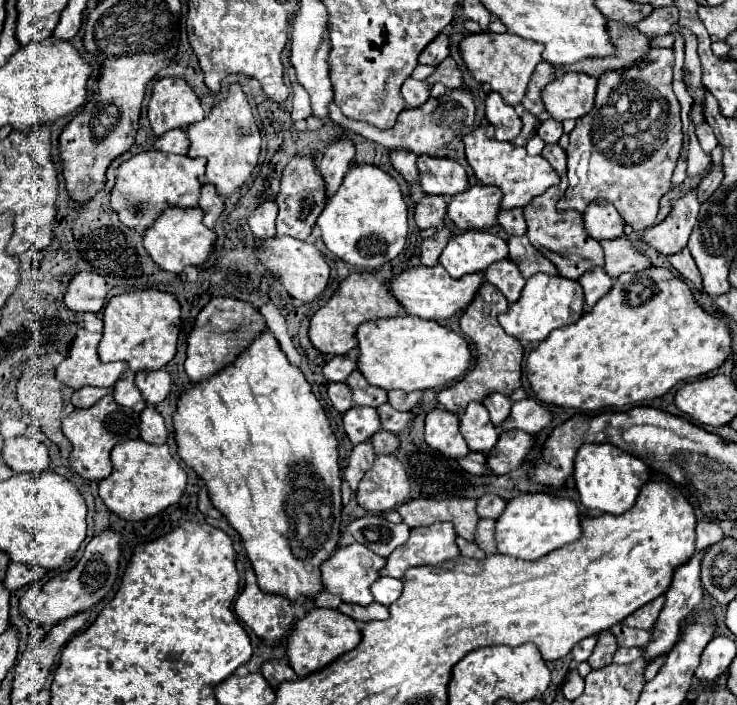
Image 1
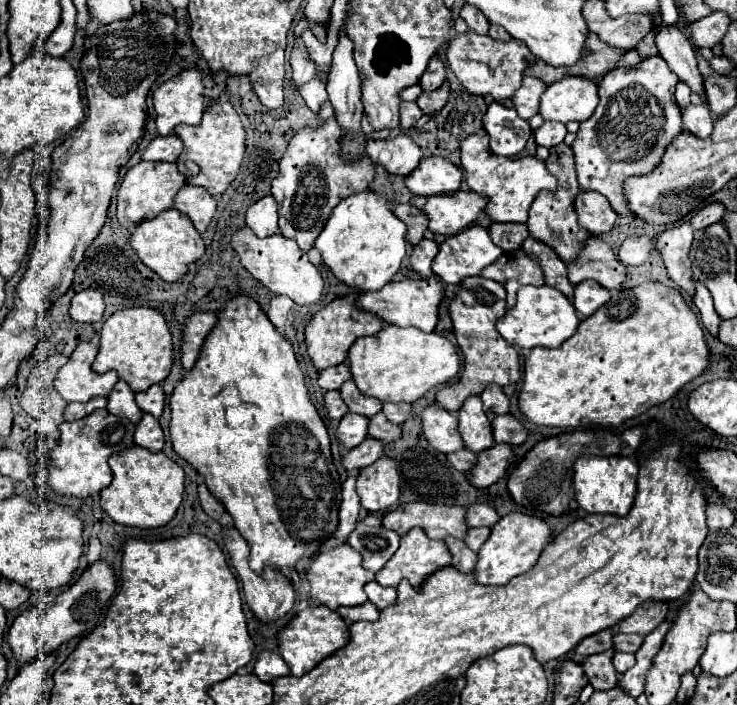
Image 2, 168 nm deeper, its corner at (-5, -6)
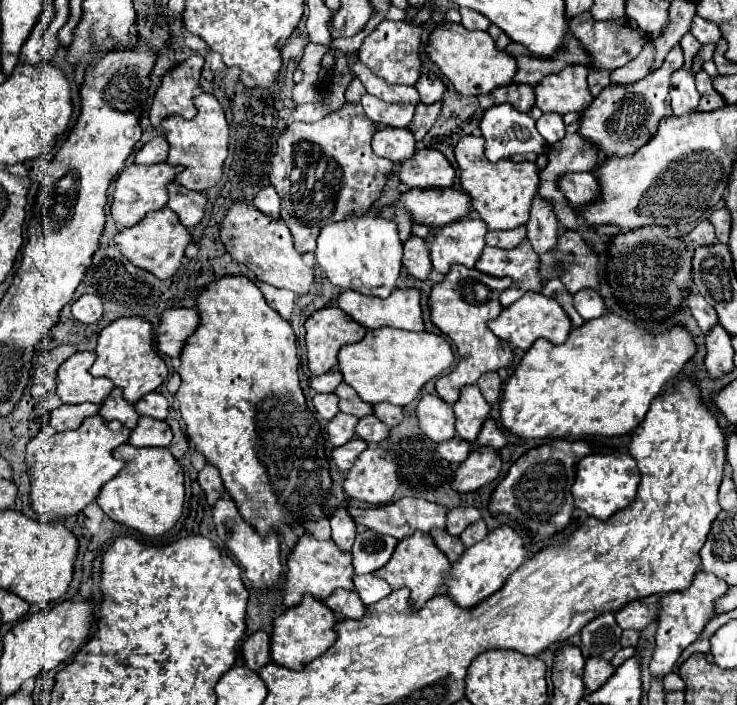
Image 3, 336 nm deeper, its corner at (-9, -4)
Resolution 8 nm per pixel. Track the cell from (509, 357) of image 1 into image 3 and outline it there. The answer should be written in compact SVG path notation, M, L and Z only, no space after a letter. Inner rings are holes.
M457 265L453 267L453 271L449 271L449 275L445 275L443 283L431 289L429 295L431 319L445 335L449 335L455 341L457 353L461 357L457 367L449 375L437 379L437 393L443 401L451 405L457 403L461 387L475 385L483 373L509 369L509 365L513 363L511 345L505 343L503 339L497 339L497 335L493 335L493 331L487 327L489 319L495 319L503 311L499 297L509 287L511 287L509 277L489 277L477 269Z

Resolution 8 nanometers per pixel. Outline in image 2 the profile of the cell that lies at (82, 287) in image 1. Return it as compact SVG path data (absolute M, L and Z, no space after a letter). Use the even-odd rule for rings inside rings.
M85 289L73 297L69 315L73 321L79 323L95 323L103 317L103 309L105 309L103 295L97 289Z

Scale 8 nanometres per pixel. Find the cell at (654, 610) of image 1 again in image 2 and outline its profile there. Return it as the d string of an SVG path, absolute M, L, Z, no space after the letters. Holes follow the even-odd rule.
M645 603L641 607L637 607L627 621L621 621L621 625L617 625L617 631L621 633L637 633L637 635L649 635L661 621L667 619L667 603Z

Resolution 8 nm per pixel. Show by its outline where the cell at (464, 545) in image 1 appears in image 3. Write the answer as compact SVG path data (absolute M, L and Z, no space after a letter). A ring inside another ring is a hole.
M437 529L437 531L431 531L431 537L435 539L437 547L449 557L451 563L457 563L457 559L465 553L465 545L461 543L459 537L453 537L449 535L445 529Z

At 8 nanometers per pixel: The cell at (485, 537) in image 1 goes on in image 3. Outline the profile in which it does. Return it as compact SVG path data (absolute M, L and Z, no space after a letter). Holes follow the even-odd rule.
M477 521L477 523L469 525L469 527L459 535L459 539L461 539L467 547L471 547L471 545L479 543L487 533L489 533L489 529L487 529L485 521Z

